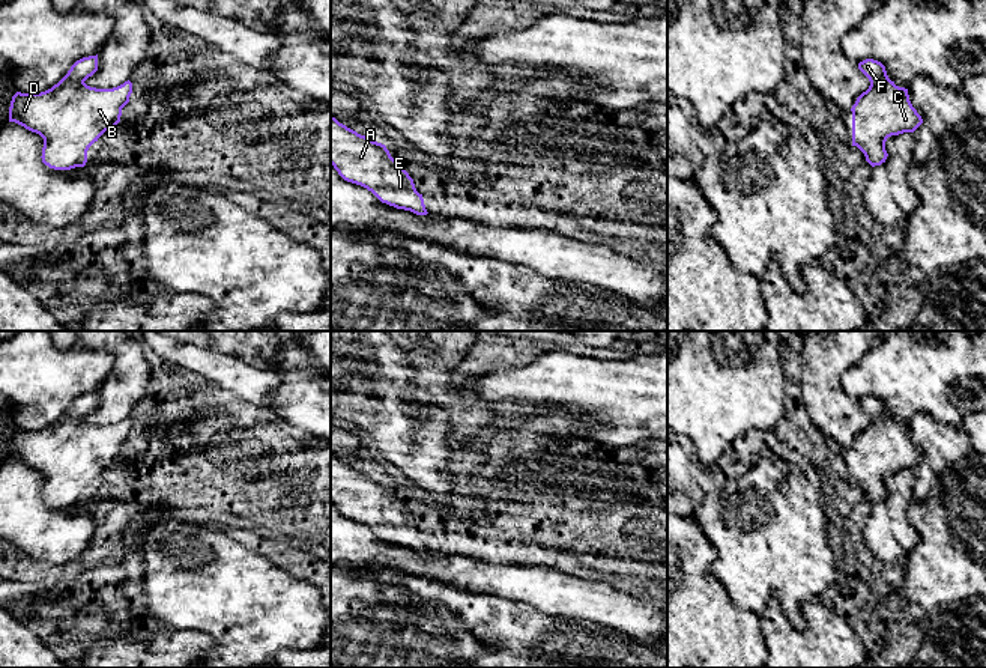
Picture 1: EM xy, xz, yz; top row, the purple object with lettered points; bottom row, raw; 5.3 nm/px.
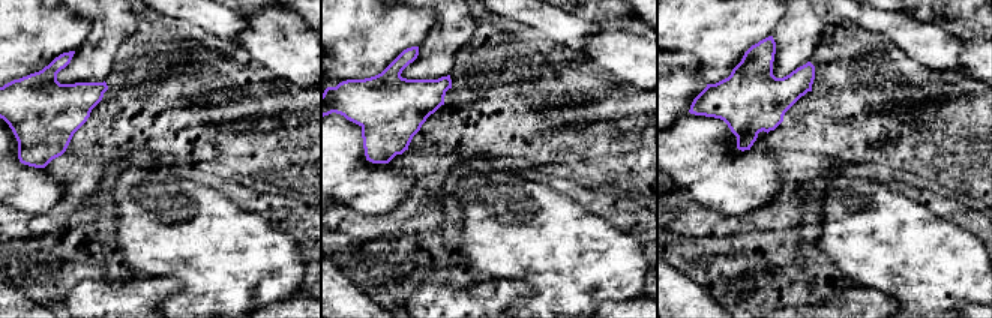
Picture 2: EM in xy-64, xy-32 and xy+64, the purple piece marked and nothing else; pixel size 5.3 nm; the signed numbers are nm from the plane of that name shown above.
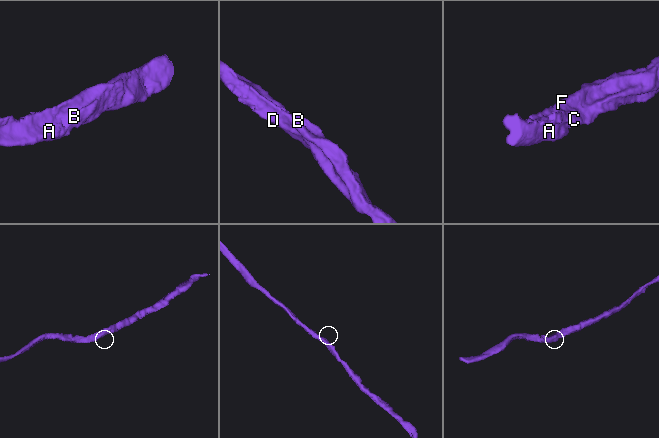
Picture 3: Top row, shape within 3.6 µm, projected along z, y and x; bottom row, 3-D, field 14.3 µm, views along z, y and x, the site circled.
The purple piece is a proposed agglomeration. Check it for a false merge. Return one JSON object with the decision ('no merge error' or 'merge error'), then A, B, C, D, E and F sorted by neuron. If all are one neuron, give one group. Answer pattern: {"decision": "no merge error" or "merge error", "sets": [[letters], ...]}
{"decision": "no merge error", "sets": [["A", "B", "C", "D", "E", "F"]]}

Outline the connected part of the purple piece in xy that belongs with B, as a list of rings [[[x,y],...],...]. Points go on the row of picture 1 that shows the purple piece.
[[[98,54],[77,60],[68,74],[41,93],[12,96],[9,122],[44,138],[42,162],[54,170],[84,167],[89,147],[120,122],[132,83],[96,89],[84,81],[98,71]]]

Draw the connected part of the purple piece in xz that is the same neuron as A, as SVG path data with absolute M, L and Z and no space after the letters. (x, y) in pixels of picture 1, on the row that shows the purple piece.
M332 116L331 164L344 181L367 188L382 203L416 215L428 214L413 179L386 146L358 134Z

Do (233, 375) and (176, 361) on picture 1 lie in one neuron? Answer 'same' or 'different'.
same

